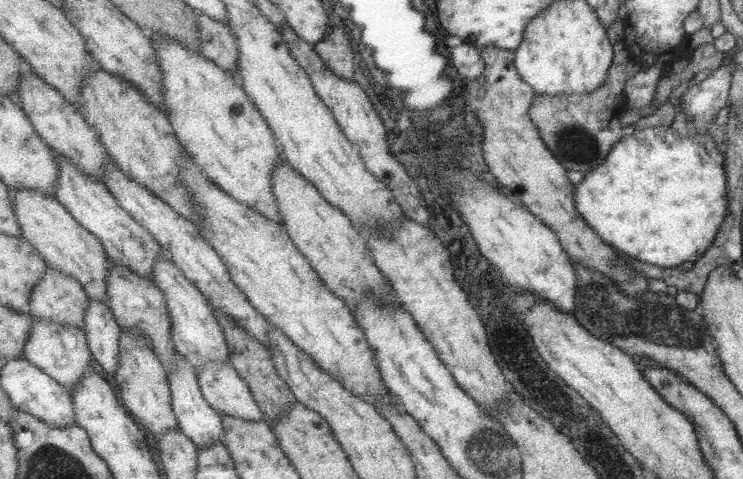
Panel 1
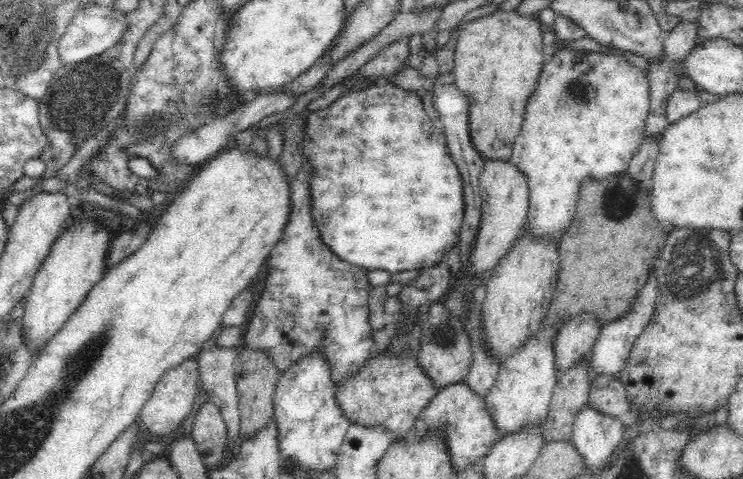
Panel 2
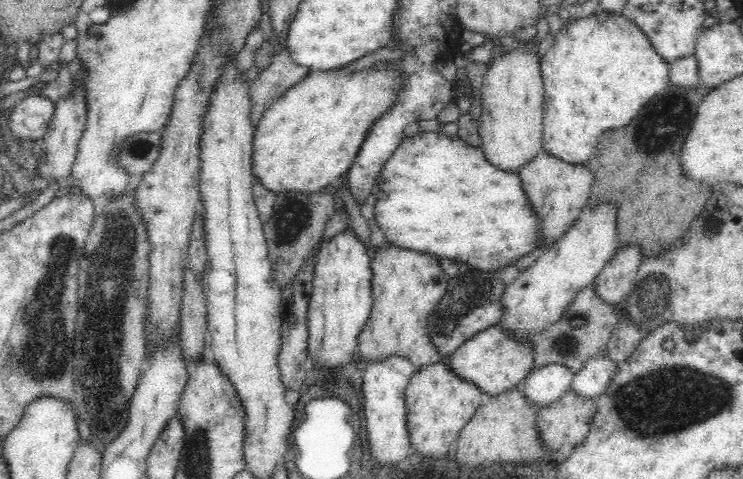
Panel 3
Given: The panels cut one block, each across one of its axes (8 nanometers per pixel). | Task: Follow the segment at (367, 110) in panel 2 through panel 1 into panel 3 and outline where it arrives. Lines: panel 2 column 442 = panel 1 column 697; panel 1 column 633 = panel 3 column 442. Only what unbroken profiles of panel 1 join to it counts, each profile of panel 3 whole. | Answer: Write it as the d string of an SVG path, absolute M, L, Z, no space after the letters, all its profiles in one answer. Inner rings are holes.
M416 131L412 136L405 135L399 142L399 145L392 151L392 154L385 160L383 167L377 174L375 179L378 185L378 191L375 194L376 201L374 203L374 220L378 228L384 234L386 242L389 246L403 248L412 252L420 252L420 254L432 254L438 258L448 258L448 260L458 260L463 262L469 268L478 269L480 271L490 272L496 268L502 268L531 252L537 248L538 220L531 209L529 202L526 200L526 195L522 190L520 176L516 172L502 172L498 168L494 168L485 157L480 147L469 145L466 141L458 137L457 134L449 135L444 131Z

